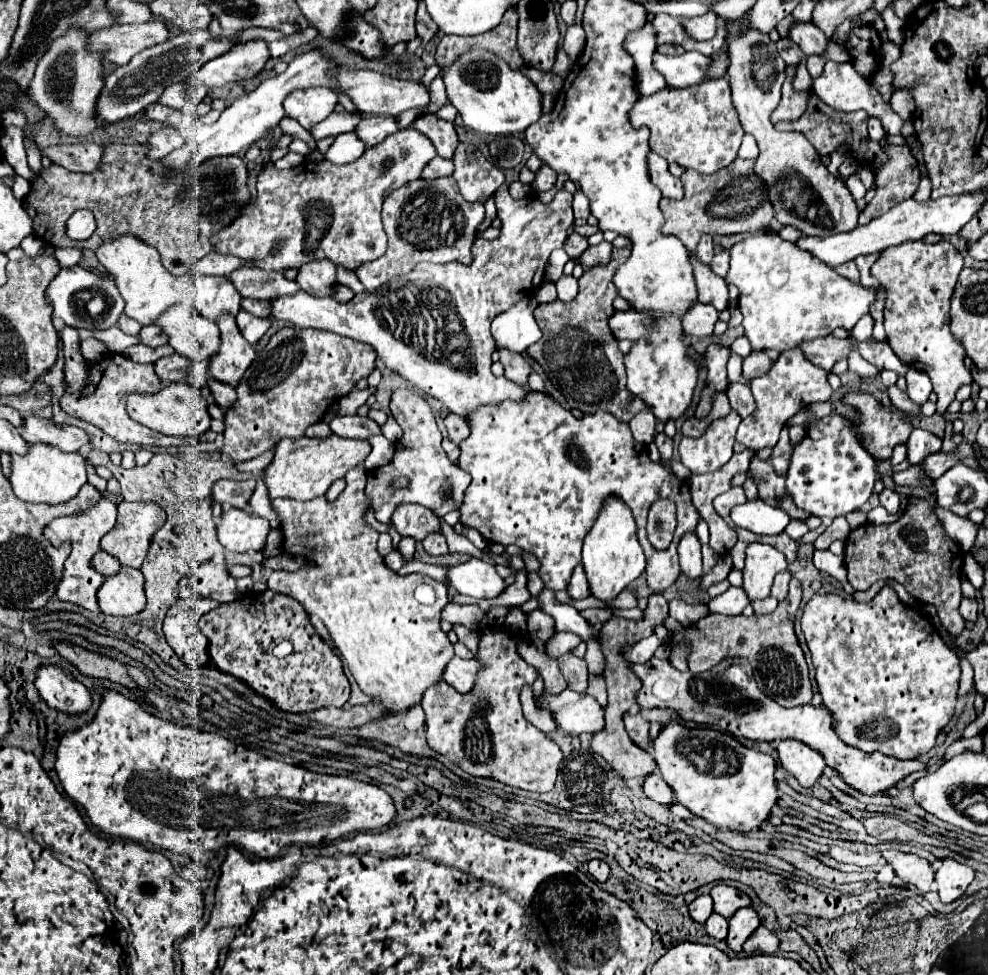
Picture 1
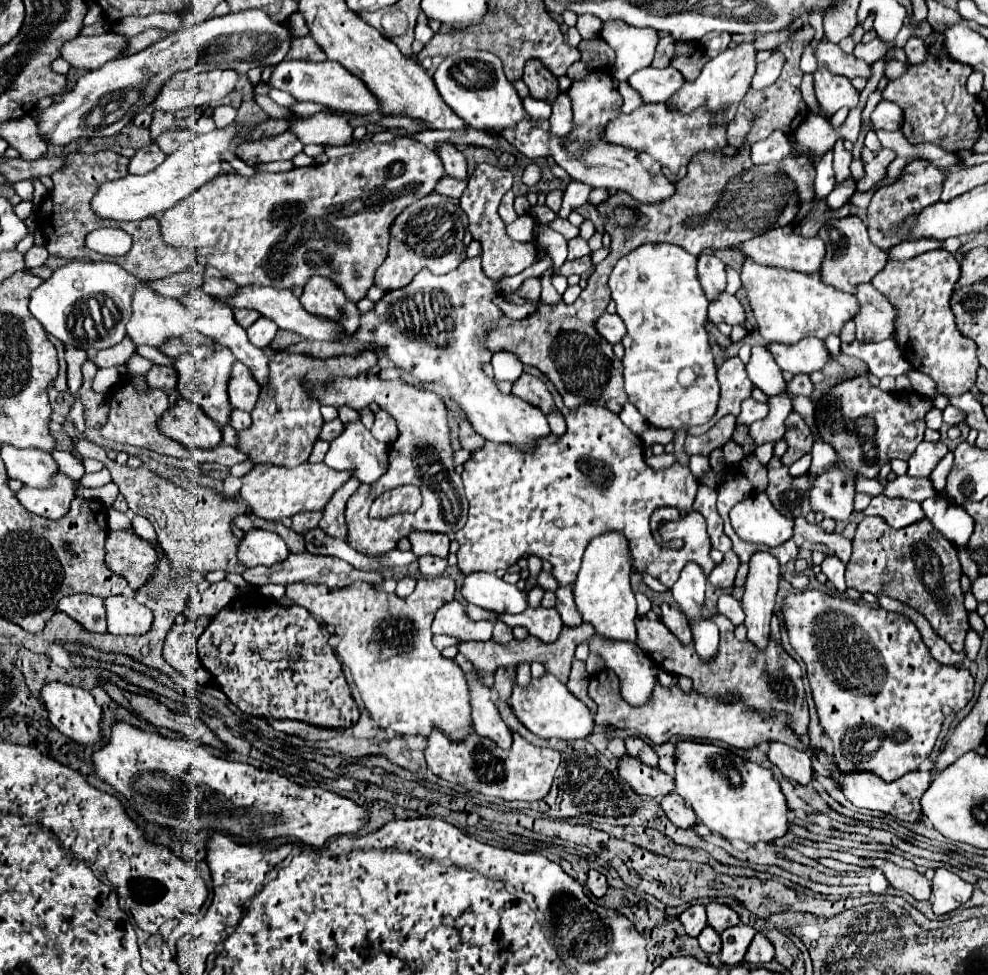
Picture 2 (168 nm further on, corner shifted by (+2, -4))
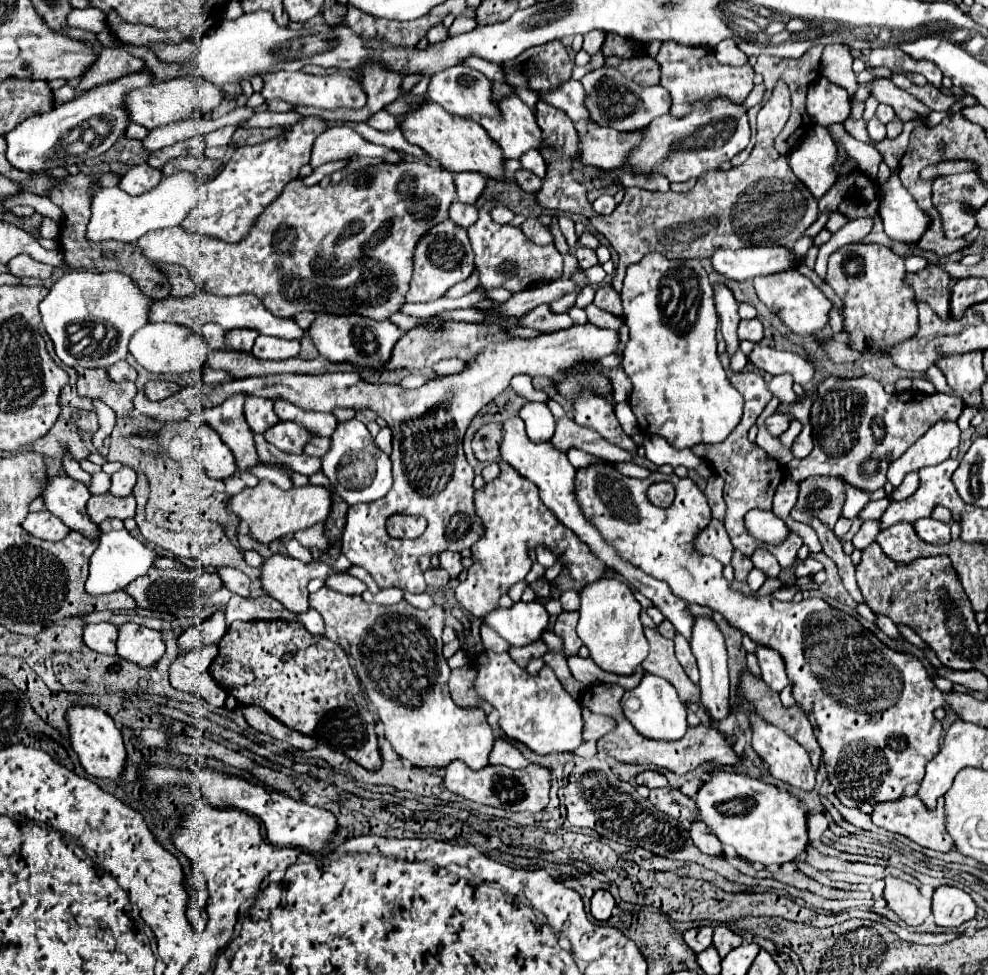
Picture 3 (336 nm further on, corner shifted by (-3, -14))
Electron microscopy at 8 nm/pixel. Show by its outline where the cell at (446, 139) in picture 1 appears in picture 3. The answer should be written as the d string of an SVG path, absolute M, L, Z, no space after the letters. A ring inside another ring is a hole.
M462 171L462 173L454 175L454 181L456 181L458 201L462 201L462 203L476 203L478 195L482 193L482 189L486 185L486 177L474 175L474 171Z

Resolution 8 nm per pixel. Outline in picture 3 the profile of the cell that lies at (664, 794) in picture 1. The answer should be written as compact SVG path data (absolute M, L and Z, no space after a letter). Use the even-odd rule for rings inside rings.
M694 821L688 831L690 831L694 845L700 851L704 851L708 855L722 855L722 845L718 843L718 839L712 835L712 831L702 821Z

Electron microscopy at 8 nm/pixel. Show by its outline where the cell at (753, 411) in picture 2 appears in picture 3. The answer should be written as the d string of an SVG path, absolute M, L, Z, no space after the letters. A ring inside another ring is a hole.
M774 413L774 415L770 415L768 419L766 419L766 429L774 435L774 437L780 437L786 429L788 429L788 419L784 419L780 413Z

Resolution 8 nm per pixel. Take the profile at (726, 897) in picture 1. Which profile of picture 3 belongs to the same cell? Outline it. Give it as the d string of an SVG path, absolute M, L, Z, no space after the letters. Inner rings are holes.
M716 925L714 927L714 947L718 949L720 957L726 957L740 943L742 943L742 937L738 933L730 931L726 925Z

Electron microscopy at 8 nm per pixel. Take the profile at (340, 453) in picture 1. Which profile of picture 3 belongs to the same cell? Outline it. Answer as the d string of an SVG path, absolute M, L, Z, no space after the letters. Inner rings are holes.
M262 479L256 487L244 487L238 495L230 499L232 513L236 513L244 523L248 523L252 537L262 543L294 535L296 531L308 529L318 521L326 521L330 515L330 507L332 491L324 485L304 485L282 491L266 479Z

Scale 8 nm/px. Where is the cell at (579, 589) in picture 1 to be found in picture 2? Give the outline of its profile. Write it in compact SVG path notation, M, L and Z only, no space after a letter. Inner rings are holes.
M561 587L557 591L557 613L561 615L561 621L565 627L577 627L581 625L581 617L577 617L577 609L573 605L573 589L571 587Z

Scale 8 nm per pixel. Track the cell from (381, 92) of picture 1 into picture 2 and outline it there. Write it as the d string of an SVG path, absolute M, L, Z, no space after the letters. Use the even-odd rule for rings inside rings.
M285 59L277 67L273 67L271 79L267 83L269 83L271 89L287 91L297 101L313 101L313 103L321 103L325 107L339 109L339 111L351 111L351 113L357 113L357 115L369 115L369 113L375 113L379 109L377 99L361 83L361 79L355 77L353 73L349 73L345 67L341 67L335 61L311 63L311 61L289 61L289 59Z

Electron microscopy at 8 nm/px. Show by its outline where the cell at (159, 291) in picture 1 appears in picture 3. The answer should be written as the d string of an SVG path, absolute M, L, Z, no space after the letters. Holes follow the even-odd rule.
M148 323L130 339L130 353L136 361L152 373L186 373L198 371L204 367L210 349L202 343L202 337L196 331L190 331L176 323Z

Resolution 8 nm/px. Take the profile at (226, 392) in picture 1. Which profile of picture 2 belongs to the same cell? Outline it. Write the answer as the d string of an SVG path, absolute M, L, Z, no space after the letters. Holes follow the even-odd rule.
M233 409L233 417L231 417L231 427L235 431L243 431L247 427L251 427L251 415L239 409Z

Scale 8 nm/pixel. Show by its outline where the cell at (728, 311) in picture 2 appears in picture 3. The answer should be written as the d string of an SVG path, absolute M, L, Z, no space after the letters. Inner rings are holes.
M742 319L738 323L738 339L748 339L748 341L760 341L764 337L762 333L762 323L758 319Z

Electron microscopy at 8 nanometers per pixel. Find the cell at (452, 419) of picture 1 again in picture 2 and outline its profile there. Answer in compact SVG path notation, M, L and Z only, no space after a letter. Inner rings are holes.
M461 421L459 435L461 435L461 445L467 451L475 451L475 449L481 449L485 445L485 439L473 429L473 425L469 421Z

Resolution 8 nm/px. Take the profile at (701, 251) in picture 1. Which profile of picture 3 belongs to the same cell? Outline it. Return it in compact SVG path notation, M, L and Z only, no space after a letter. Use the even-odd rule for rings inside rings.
M724 283L714 285L714 301L716 301L718 319L720 319L720 329L722 329L726 345L728 345L726 351L728 351L728 355L734 355L734 351L738 349L738 343L740 343L740 339L736 337L736 327L740 321L738 303L736 303L732 291Z

